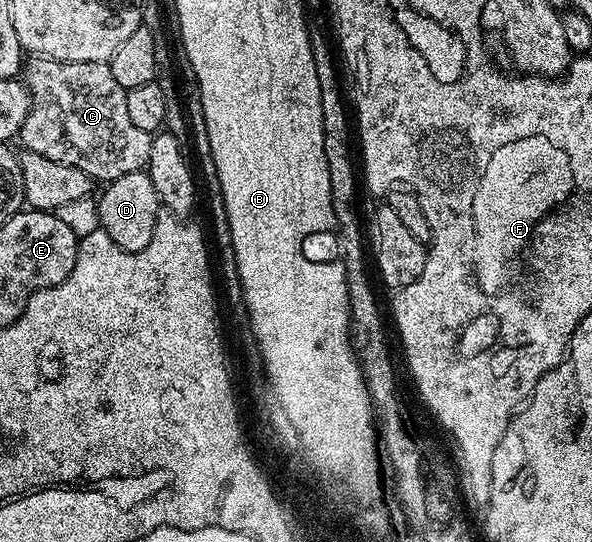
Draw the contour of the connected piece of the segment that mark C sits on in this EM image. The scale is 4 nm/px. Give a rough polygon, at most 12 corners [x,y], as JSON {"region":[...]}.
{"region":[[34,56],[19,141],[96,171],[141,171],[135,127],[106,62]]}

